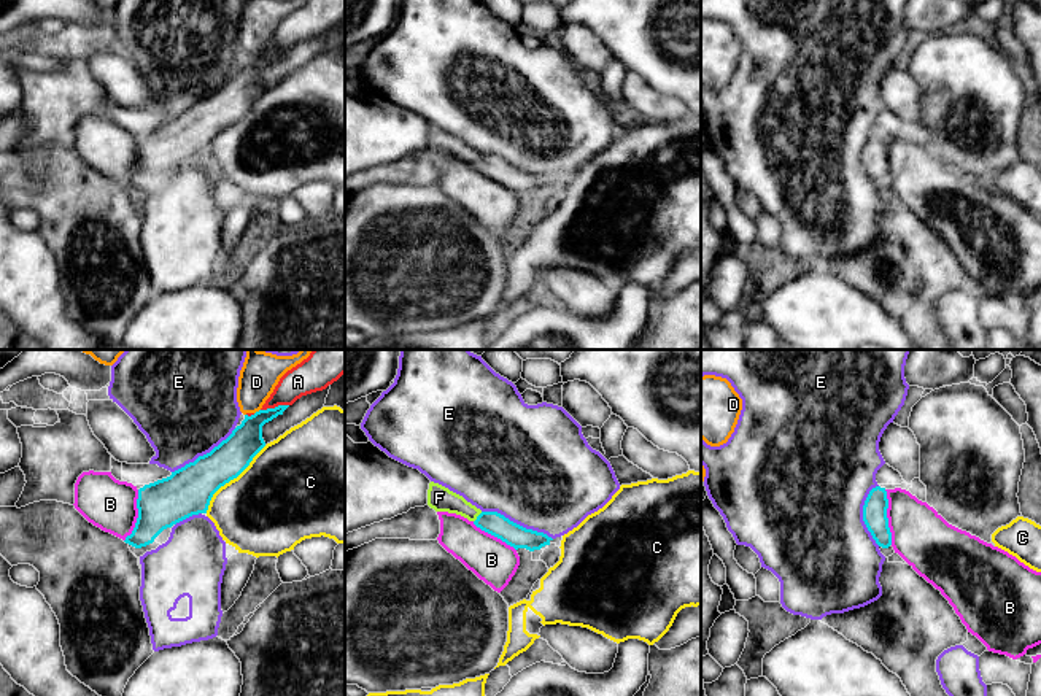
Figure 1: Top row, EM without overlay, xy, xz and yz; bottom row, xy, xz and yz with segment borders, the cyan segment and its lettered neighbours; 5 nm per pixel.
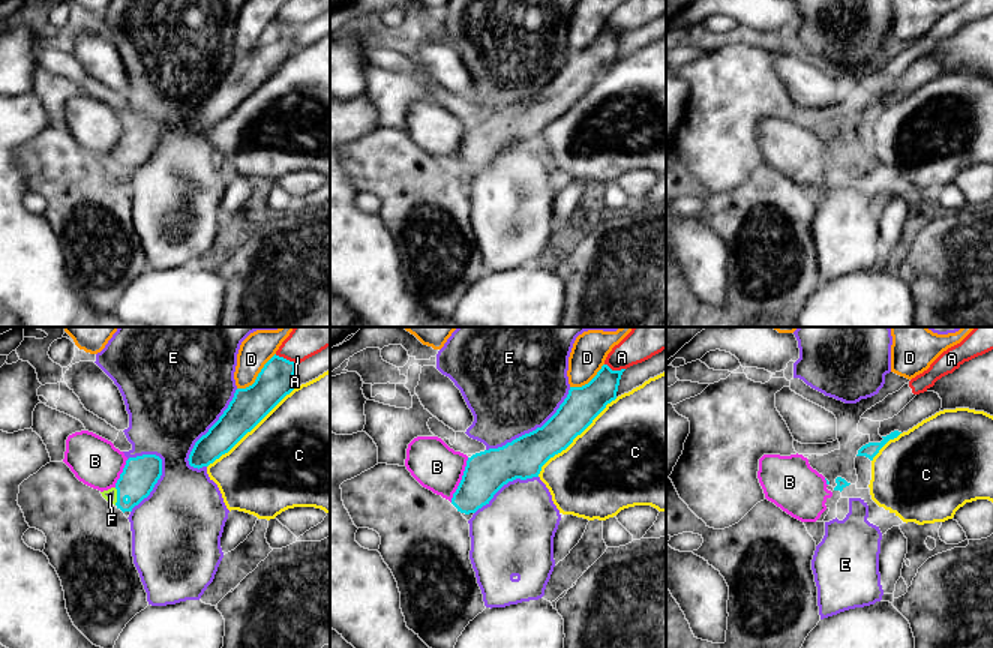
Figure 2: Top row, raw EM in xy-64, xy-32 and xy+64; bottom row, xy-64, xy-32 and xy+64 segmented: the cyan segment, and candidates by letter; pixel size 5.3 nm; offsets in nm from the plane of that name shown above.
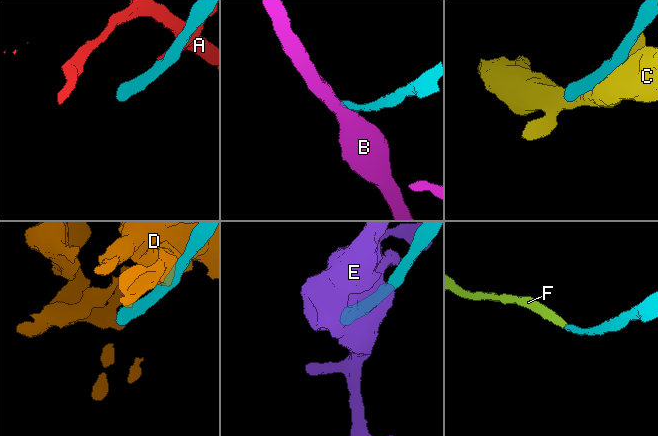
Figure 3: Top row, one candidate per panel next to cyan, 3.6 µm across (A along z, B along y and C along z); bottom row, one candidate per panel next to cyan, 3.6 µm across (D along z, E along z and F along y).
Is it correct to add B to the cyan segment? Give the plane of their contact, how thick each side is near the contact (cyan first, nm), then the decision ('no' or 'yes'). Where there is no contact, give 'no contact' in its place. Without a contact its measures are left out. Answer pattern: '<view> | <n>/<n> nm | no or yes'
yz | 130/300 nm | no

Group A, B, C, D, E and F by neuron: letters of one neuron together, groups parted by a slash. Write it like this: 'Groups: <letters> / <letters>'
Groups: A / B / C / D / E / F

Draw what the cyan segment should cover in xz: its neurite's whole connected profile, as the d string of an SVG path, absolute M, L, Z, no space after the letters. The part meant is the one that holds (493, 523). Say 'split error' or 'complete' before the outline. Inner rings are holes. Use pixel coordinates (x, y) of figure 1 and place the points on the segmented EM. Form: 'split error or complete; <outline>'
split error; M434 481L429 483L428 505L435 512L448 512L467 518L482 531L501 539L515 550L526 548L534 551L550 545L553 540L547 534L526 529L497 512L482 512L462 496Z

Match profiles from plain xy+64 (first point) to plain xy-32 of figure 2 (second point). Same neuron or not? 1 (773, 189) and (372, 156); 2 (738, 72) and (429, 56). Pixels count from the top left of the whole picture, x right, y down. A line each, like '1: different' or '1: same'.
1: same
2: different

